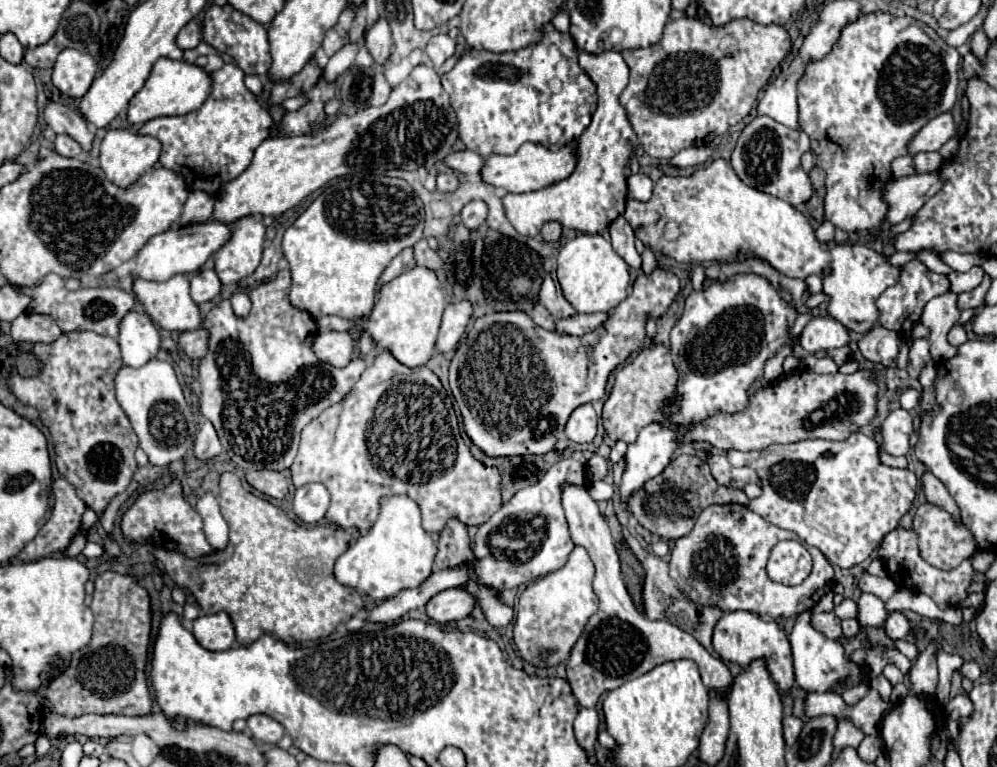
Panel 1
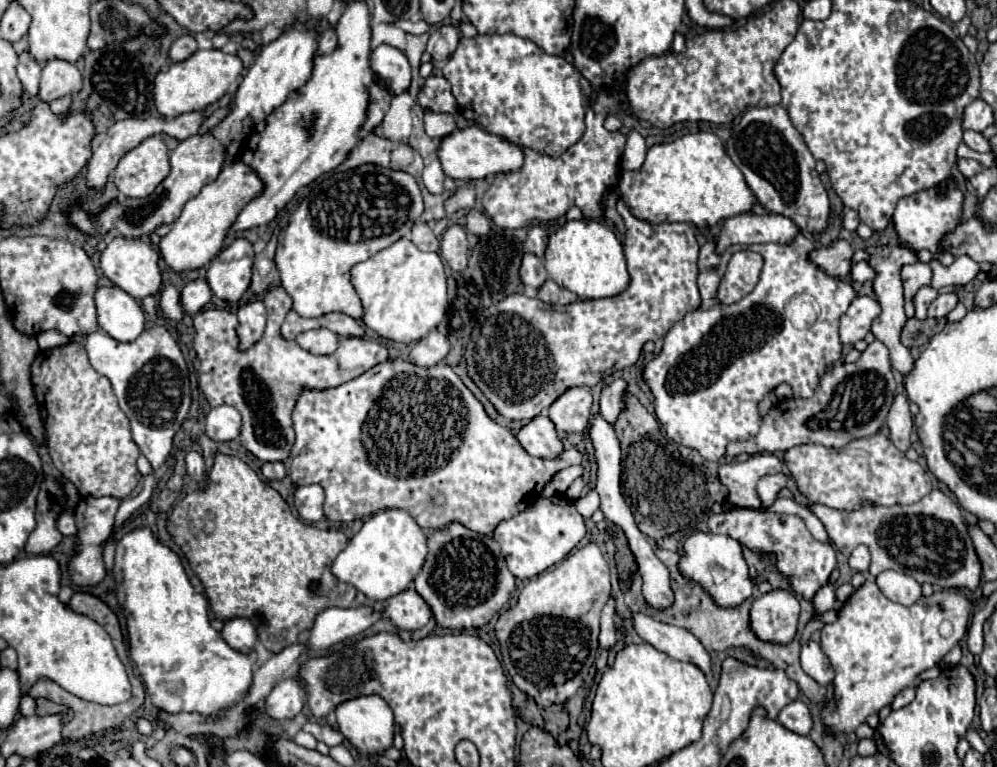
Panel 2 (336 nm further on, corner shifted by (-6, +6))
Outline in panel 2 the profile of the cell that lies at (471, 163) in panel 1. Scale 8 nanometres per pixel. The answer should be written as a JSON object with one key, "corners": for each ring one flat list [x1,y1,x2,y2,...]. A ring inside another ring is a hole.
{"corners":[[425,112,425,132,431,140,439,142,443,138,447,138,447,134,455,132,455,120,451,114,433,114,433,112]]}

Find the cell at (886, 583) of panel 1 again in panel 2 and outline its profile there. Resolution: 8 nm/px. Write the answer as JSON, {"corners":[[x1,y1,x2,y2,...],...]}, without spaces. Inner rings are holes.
{"corners":[[865,582,857,588,849,600,843,602,837,620,825,624,821,630,821,648,827,654,835,670,835,698,821,710,821,720,827,734,847,734,855,732,859,724,865,722,869,714,877,714,885,704,891,704,893,698,907,686,917,684,917,674,933,668,939,660,959,644,969,626,969,600,959,594,959,590,939,590,933,596,921,596,913,606,901,606,891,602,877,588,875,582]]}

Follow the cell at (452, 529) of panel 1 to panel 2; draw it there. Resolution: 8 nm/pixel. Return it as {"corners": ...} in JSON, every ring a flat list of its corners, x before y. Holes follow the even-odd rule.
{"corners":[[457,522,437,530,427,544,429,554,421,574,415,578,415,590,433,608,439,626,461,630,487,624,515,590,515,576,507,570,499,544]]}

